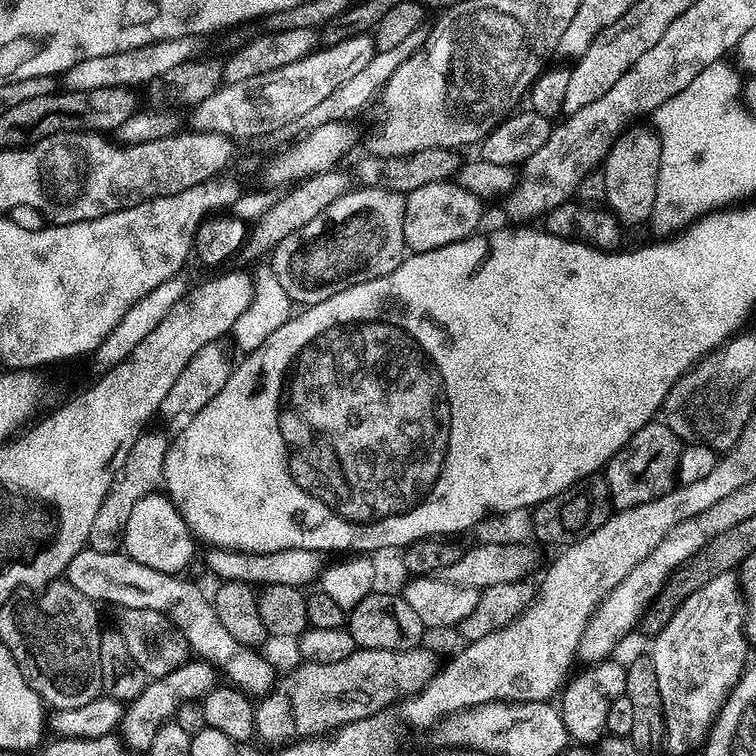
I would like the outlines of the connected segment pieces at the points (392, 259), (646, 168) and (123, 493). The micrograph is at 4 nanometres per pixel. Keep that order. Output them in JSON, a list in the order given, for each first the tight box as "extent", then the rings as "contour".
[{"extent":[270,186,404,304],"contour":[[[363,186],[358,190],[349,190],[338,202],[330,202],[314,222],[306,222],[272,249],[270,263],[293,302],[317,304],[350,286],[382,278],[403,262],[404,196]]]},{"extent":[602,128,661,228],"contour":[[[639,128],[627,131],[616,140],[602,165],[606,178],[606,206],[626,228],[647,223],[652,215],[657,176],[661,162],[661,142],[656,133]]]},{"extent":[87,431,170,552],"contour":[[[145,431],[144,435],[134,442],[130,454],[126,454],[126,462],[118,470],[114,482],[110,482],[110,490],[106,498],[102,498],[102,506],[98,506],[98,514],[90,525],[87,547],[99,552],[119,552],[124,547],[124,531],[127,528],[133,507],[142,498],[155,493],[164,484],[164,467],[166,454],[170,447],[169,437],[160,432]]]}]

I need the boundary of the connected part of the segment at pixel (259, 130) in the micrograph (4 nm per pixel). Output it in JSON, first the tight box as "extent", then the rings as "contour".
{"extent":[191,35,376,140],"contour":[[[369,35],[343,39],[334,46],[315,49],[302,59],[285,61],[266,74],[221,85],[210,98],[191,111],[191,129],[200,133],[220,134],[233,140],[259,140],[264,134],[270,134],[291,120],[296,120],[357,75],[376,53],[375,41]]]}

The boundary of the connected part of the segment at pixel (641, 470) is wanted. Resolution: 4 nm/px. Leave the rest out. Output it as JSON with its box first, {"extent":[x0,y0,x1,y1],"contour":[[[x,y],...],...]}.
{"extent":[602,422,681,509],"contour":[[[653,422],[642,426],[642,430],[638,430],[638,434],[631,436],[626,447],[614,453],[602,472],[604,479],[608,481],[608,489],[612,494],[613,509],[642,506],[642,502],[650,502],[677,487],[678,477],[676,471],[679,468],[681,447],[680,437],[674,435],[669,430],[668,425],[663,422]]]}

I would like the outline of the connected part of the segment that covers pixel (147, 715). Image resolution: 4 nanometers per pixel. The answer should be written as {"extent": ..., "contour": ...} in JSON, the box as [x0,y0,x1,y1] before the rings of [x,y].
{"extent":[119,658,214,754],"contour":[[[192,658],[160,679],[149,679],[146,690],[142,690],[138,698],[127,701],[124,717],[120,719],[119,739],[124,741],[125,747],[133,754],[148,753],[154,742],[154,734],[158,734],[160,727],[176,716],[177,709],[189,702],[199,701],[210,691],[214,686],[212,676],[214,677],[212,665],[205,664],[199,658]]]}

